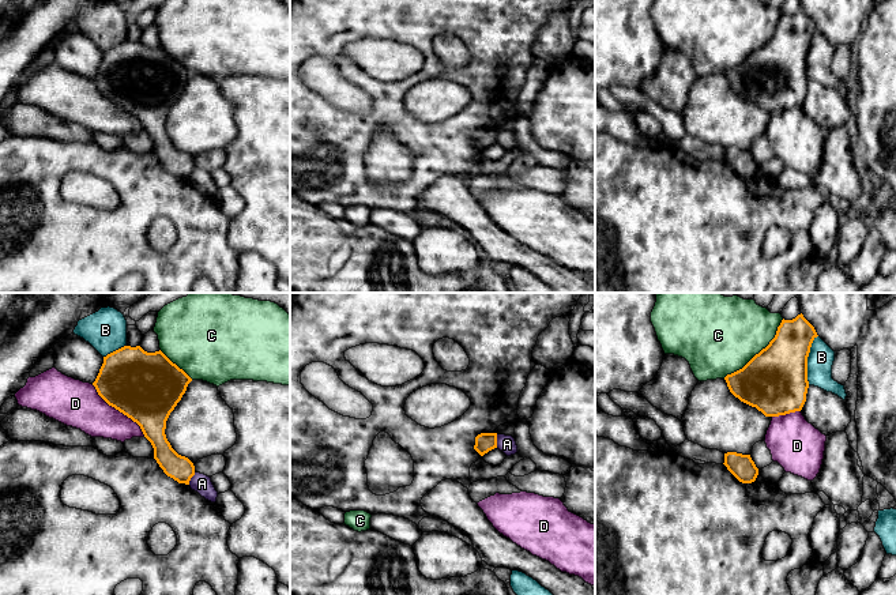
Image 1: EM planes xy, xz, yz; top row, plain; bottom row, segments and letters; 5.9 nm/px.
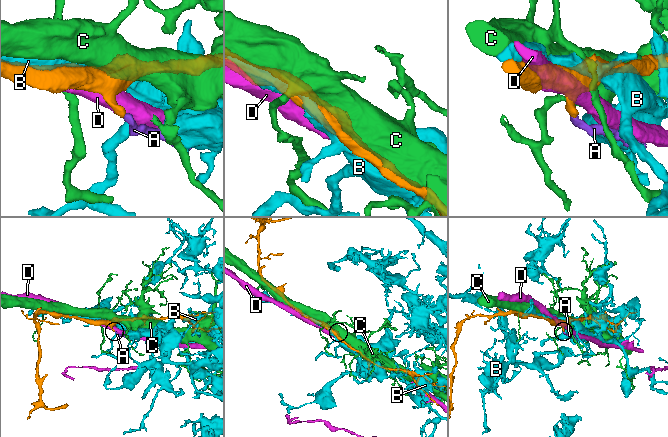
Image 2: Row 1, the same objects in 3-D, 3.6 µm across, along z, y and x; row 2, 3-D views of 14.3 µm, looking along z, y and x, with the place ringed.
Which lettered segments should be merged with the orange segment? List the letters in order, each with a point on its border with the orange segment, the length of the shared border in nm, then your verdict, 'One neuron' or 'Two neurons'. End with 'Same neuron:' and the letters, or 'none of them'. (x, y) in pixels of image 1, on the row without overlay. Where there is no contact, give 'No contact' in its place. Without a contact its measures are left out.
A: Touches orange at xz (496, 136). Shared border 80 nm. Two neurons
B: Touches orange at yz (806, 55). Shared border 300 nm. Two neurons
C: Touches orange at yz (759, 48). Shared border 500 nm. Two neurons
D: Touches orange at xy (119, 105). Shared border 440 nm. Two neurons
Same neuron: none of them

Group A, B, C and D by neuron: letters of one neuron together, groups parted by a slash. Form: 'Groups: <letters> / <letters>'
Groups: A / B / C / D

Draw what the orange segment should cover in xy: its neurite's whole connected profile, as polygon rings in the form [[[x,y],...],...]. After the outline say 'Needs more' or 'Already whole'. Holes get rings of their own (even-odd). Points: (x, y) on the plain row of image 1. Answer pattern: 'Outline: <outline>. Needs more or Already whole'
Outline: [[[124,41],[103,52],[93,78],[109,101],[140,121],[163,167],[185,180],[195,170],[195,161],[172,143],[165,124],[191,76],[161,45],[147,48],[140,41]]]. Already whole

